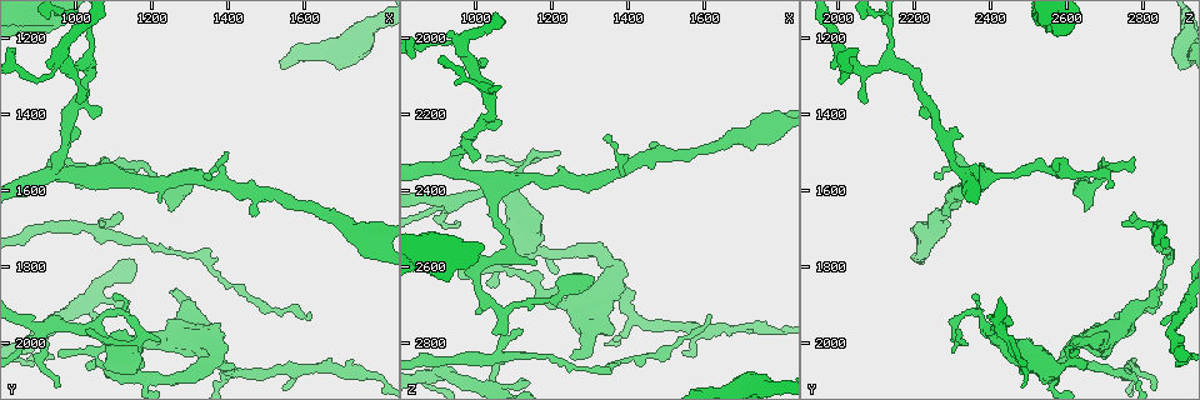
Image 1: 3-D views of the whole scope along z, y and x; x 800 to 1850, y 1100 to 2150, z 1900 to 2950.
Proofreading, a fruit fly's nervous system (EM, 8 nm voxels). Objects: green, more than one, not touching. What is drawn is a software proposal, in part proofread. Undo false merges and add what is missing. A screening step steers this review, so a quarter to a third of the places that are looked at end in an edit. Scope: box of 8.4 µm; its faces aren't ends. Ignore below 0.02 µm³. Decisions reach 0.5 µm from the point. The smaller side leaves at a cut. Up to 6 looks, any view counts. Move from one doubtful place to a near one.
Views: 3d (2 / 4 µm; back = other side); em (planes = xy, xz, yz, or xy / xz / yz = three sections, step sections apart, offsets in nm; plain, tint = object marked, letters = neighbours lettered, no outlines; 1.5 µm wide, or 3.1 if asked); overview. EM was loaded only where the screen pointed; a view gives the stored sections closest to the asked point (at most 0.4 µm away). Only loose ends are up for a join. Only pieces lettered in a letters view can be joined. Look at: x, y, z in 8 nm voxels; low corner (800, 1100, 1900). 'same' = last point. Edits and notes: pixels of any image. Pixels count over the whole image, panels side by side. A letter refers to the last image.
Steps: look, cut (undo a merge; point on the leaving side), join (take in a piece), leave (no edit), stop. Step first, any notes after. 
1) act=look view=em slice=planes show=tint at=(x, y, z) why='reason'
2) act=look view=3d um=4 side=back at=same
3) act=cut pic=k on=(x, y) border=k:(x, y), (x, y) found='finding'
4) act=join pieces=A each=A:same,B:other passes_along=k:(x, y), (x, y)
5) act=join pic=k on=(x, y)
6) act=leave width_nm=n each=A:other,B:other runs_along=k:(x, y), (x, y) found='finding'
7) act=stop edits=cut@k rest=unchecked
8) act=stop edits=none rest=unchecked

act=look view=3d um=2 at=(1095, 1720, 2835) why='thick turns thin'

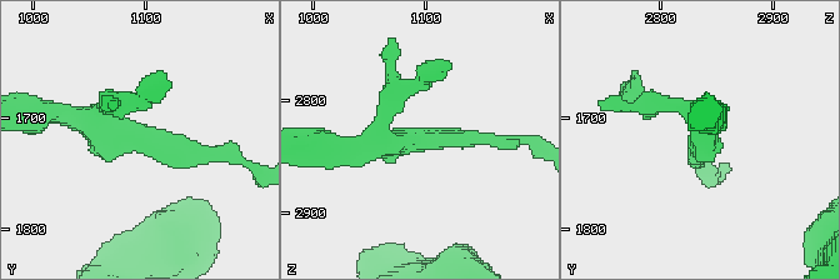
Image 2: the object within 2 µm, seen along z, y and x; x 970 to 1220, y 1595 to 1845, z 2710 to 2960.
act=look view=em slice=xz step=4 show=tint at=(1096, 1720, 2830)

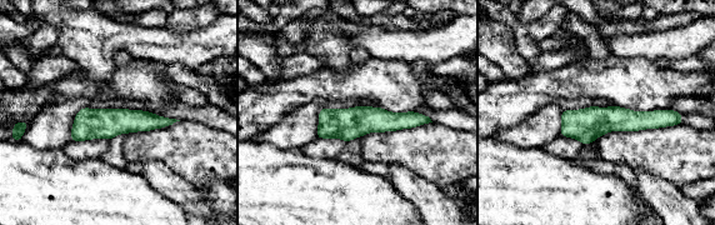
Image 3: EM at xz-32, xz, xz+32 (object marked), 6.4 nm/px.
act=look view=em slice=planes show=letters at=same why='cut it another way'

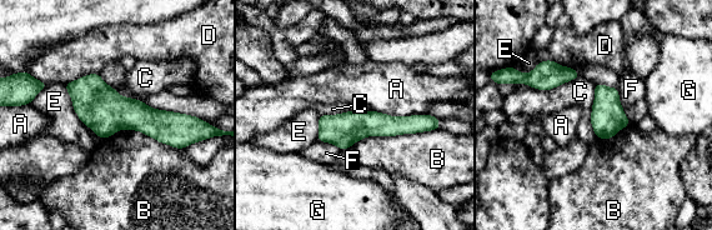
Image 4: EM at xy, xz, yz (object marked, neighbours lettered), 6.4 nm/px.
act=leave width_nm=190 longest_contact=B:600nm each=A:other,B:other,C:other,D:other,E:other,F:other,G:other found='all the same neuron'

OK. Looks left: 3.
act=look view=3d um=2 side=back at=(1035, 1960, 2320) why='branch stops here'

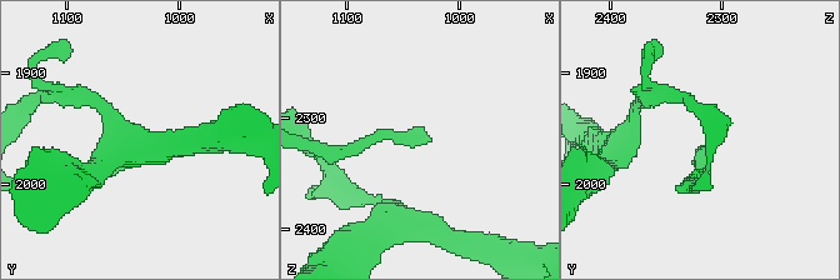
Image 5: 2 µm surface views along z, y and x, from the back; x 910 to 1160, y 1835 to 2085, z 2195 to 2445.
act=look view=em slice=yz step=8 show=tint at=(1030, 1966, 2324) why='now the EM'

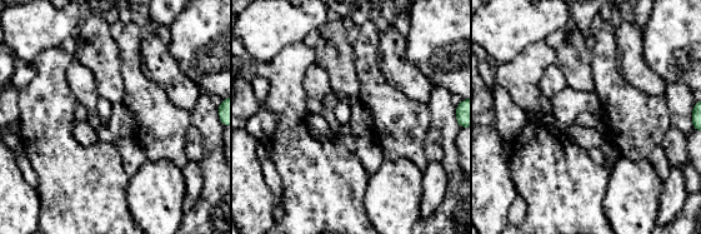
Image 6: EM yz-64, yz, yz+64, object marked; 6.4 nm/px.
act=look view=em slice=planes show=letters at=same why='cut it another way'

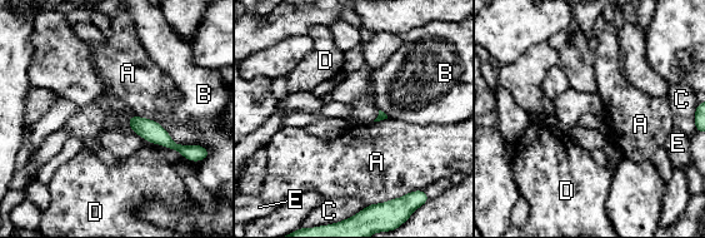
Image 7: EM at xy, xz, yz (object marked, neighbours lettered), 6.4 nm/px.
act=leave longest_contact=A:460nm each=A:other,B:other,C:other,D:other,E:other border=7:(133, 115), (196, 144) found='no lettered piece goes on from it'

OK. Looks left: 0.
act=stop edits=none rest=unchecked

